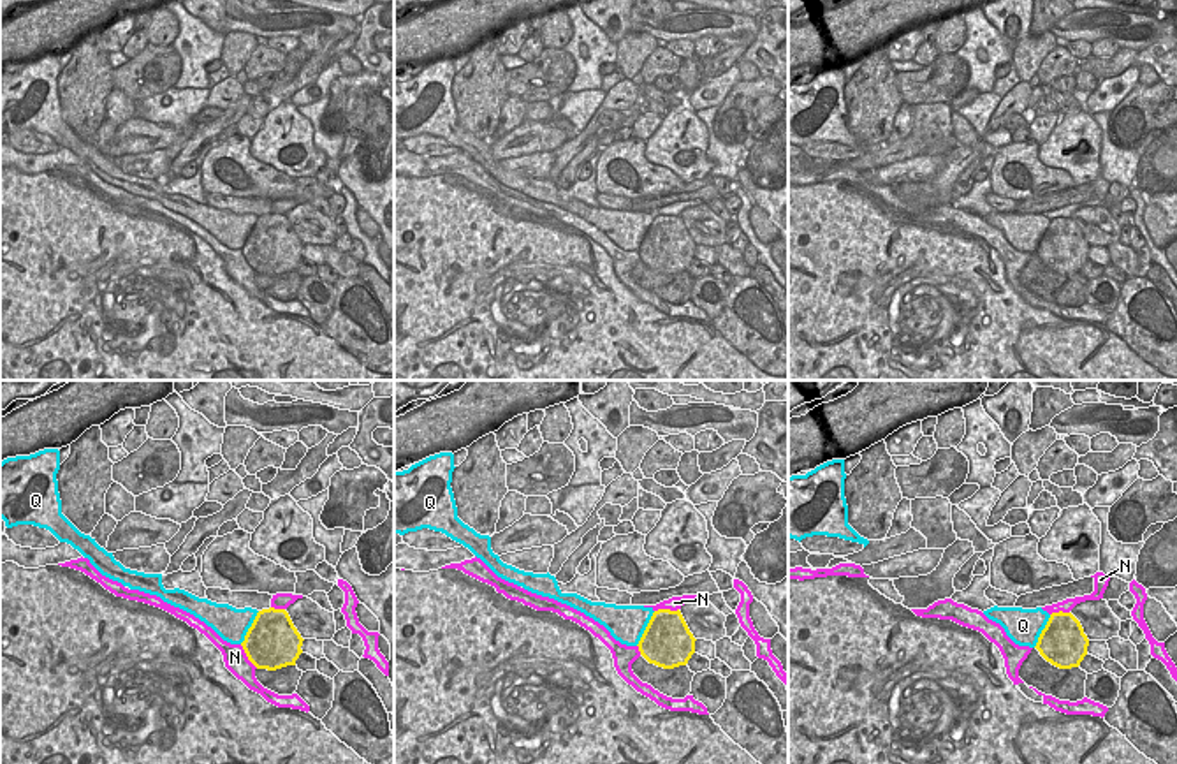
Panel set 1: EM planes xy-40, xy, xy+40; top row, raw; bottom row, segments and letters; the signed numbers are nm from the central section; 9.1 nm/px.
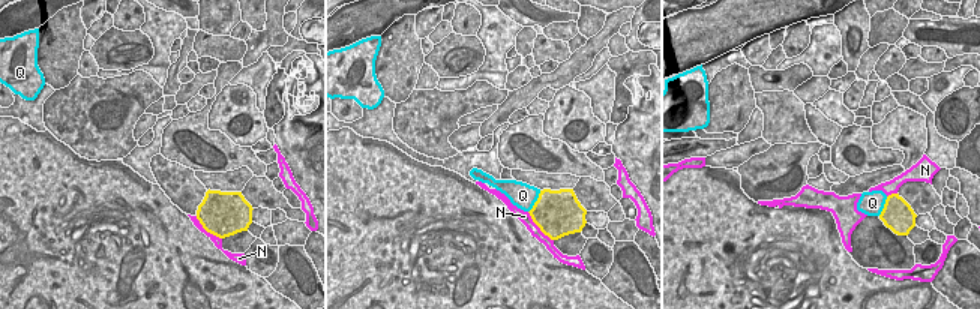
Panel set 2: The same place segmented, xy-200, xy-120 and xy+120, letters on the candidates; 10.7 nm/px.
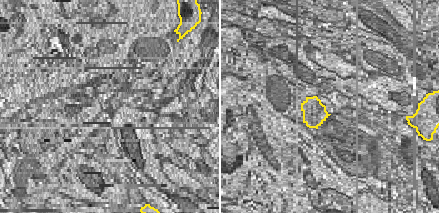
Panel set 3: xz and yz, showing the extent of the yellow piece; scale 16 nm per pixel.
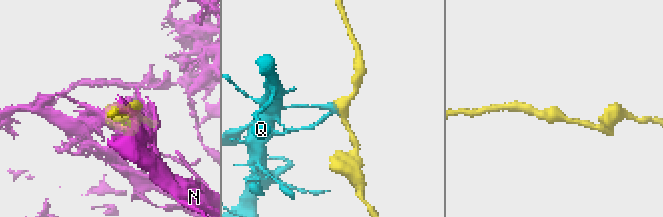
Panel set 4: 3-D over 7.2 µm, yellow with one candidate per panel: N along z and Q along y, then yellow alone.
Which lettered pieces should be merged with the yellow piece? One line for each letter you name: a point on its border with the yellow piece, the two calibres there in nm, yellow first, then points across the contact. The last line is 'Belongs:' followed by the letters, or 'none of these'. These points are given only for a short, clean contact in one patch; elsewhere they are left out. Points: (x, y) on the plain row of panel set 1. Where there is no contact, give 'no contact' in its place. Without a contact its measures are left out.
Belongs: none of these

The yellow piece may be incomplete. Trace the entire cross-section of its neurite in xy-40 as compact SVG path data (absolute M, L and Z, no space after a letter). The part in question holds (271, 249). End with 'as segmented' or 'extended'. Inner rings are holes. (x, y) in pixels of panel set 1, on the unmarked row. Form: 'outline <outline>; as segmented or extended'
outline M269 213L257 218L241 252L257 275L276 276L296 271L303 246L289 218Z; as segmented

